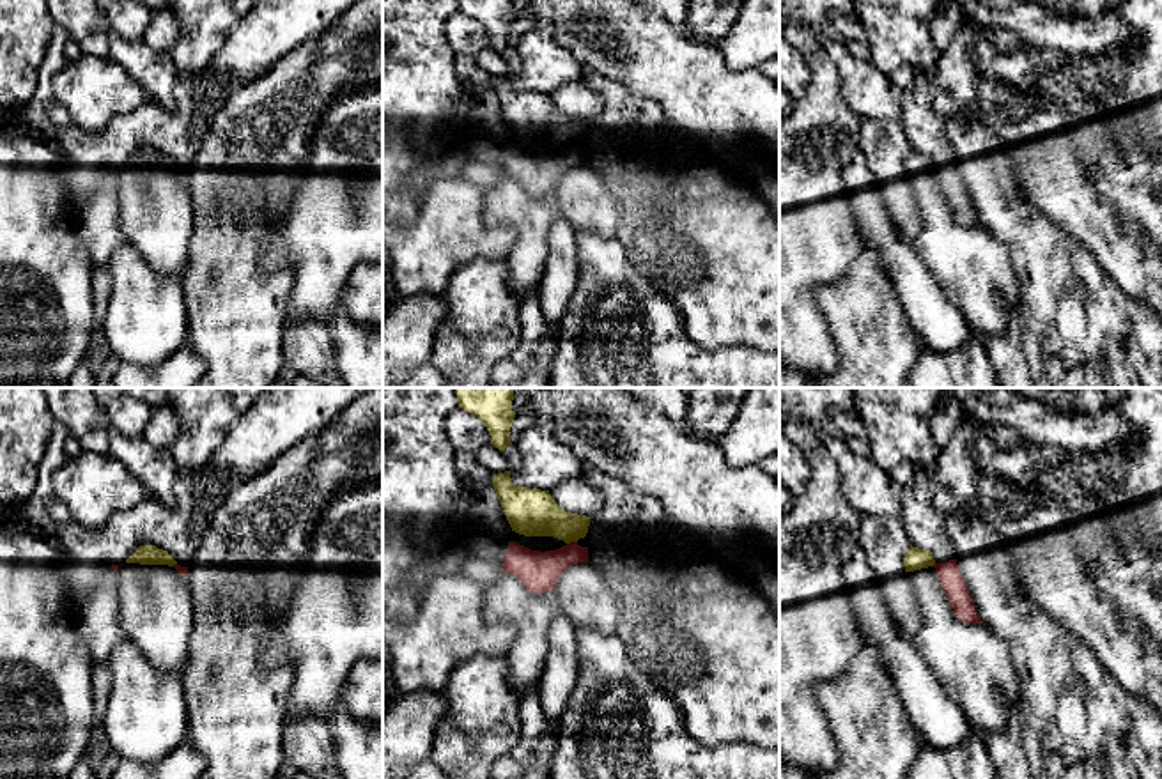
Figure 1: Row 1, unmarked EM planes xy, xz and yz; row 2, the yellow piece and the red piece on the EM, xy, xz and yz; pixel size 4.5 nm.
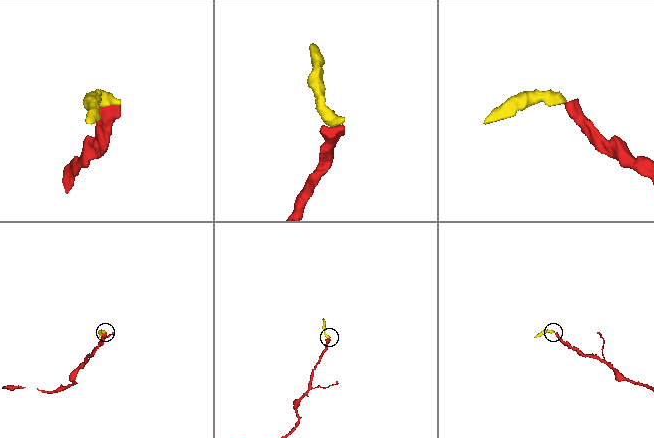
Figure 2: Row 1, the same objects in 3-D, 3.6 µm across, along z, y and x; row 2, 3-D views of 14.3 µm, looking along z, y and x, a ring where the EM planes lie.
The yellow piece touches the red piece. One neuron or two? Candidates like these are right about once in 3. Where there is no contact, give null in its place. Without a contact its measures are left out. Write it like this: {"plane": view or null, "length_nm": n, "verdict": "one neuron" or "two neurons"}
{"plane": "xz", "length_nm": 50, "verdict": "two neurons"}

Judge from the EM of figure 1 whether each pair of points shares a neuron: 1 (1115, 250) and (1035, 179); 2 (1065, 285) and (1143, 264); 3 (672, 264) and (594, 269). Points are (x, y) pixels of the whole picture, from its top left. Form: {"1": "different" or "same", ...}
{"1": "same", "2": "different", "3": "different"}

